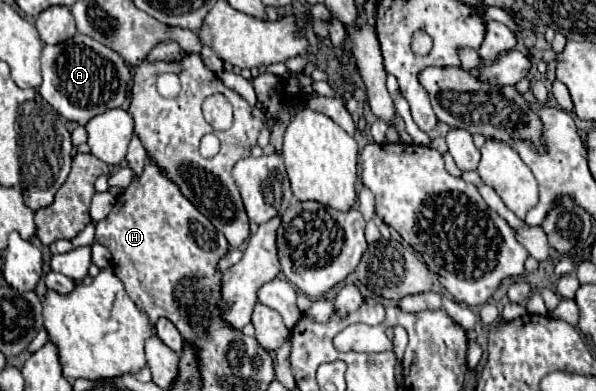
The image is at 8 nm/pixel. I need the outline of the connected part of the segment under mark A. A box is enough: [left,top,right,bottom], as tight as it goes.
[41,33,131,125]

